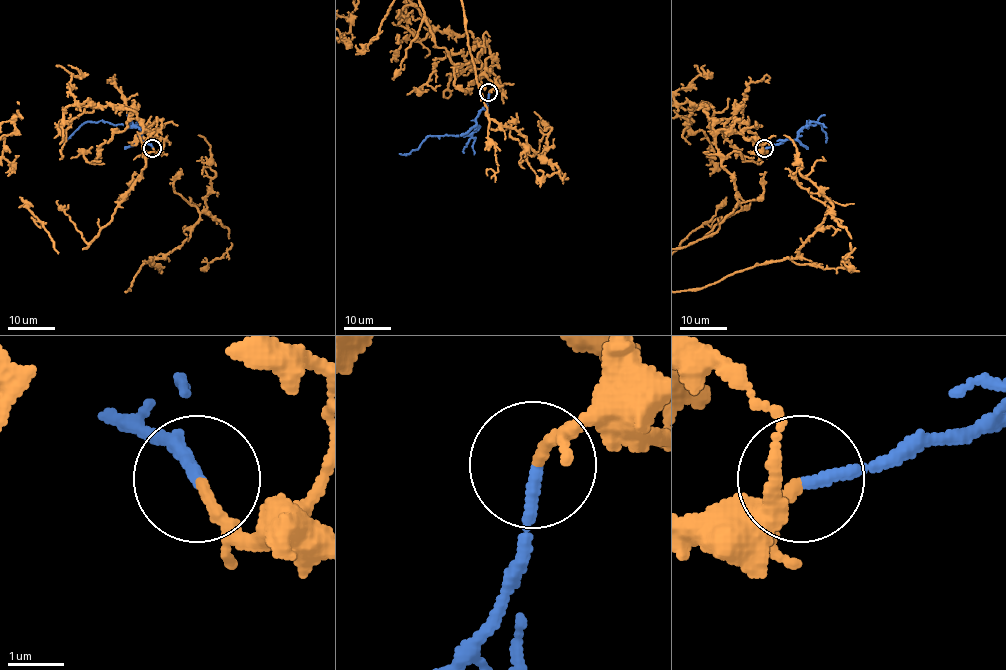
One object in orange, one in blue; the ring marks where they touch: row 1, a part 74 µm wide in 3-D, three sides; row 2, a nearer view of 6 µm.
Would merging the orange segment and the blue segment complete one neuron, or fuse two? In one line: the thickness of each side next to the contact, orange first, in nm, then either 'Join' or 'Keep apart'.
Thickness 190 nm (orange) against 200 nm. Join

